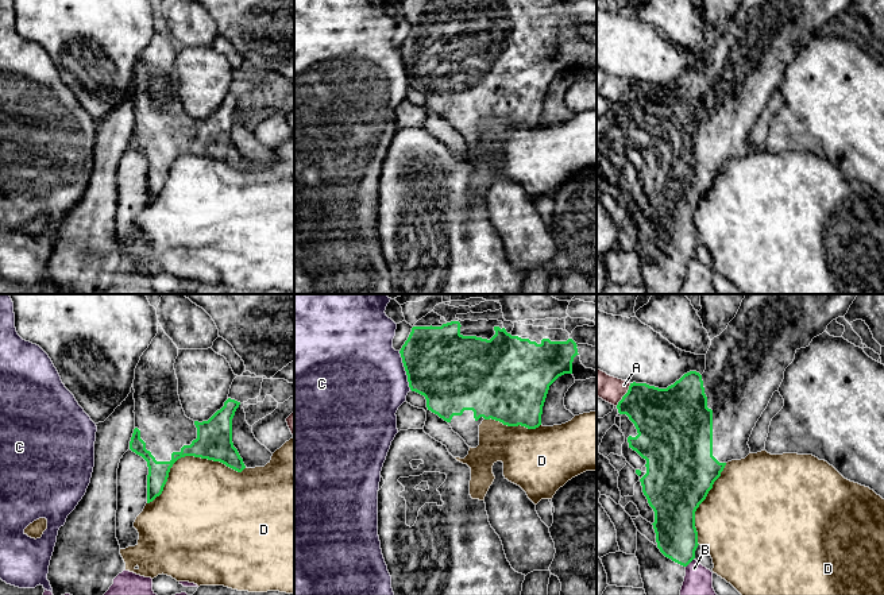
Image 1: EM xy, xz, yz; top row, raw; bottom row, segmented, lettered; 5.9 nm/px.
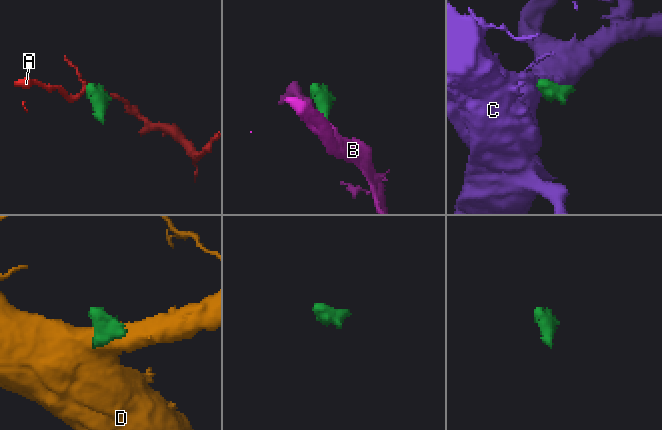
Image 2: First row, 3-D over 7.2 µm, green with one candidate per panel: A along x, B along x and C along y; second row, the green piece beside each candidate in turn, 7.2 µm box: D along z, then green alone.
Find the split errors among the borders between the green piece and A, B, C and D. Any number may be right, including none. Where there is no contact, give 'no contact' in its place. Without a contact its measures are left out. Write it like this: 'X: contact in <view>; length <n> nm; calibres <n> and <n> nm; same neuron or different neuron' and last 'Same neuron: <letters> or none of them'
A: contact in yz; length 160 nm; calibres 320 and 160 nm; different neuron
B: contact in yz; length 80 nm; calibres 240 and 200 nm; different neuron
C: contact in xz; length 240 nm; calibres 440 and 500 nm; different neuron
D: contact in xy; length 650 nm; calibres 220 and 420 nm; different neuron
Same neuron: none of them

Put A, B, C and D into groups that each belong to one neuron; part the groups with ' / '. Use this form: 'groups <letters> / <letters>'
groups A / B / C / D

